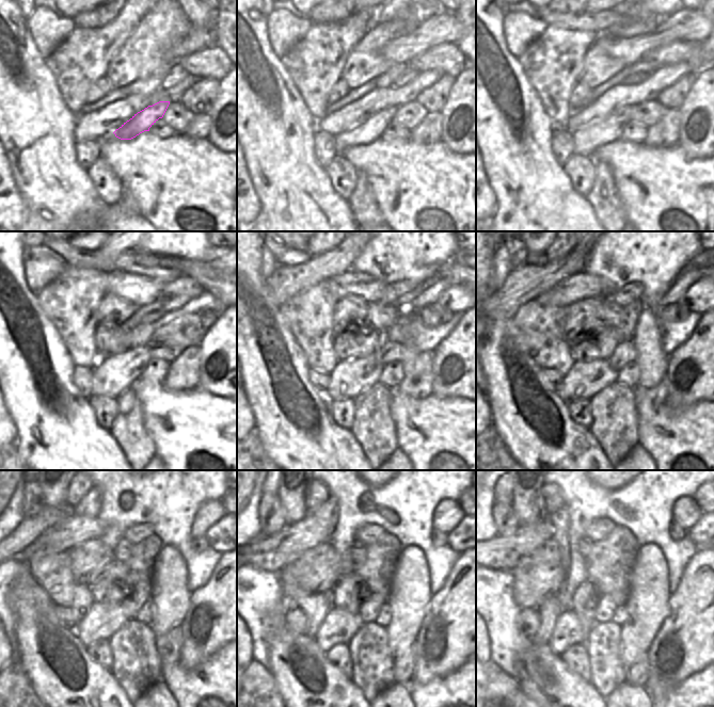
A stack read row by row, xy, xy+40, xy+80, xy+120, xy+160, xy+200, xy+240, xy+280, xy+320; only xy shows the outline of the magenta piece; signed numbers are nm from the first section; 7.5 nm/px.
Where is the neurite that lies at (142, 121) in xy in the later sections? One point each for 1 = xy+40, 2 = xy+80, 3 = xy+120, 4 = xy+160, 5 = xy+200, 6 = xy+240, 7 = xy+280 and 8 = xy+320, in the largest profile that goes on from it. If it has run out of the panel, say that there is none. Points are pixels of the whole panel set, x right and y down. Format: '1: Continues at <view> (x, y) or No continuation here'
1: Continues at xy+40 (371, 129)
2: Continues at xy+80 (586, 140)
3: Continues at xy+120 (113, 374)
4: Continues at xy+160 (349, 378)
5: Continues at xy+200 (585, 379)
6: Continues at xy+240 (104, 620)
7: Continues at xy+280 (338, 626)
8: Continues at xy+320 (568, 631).

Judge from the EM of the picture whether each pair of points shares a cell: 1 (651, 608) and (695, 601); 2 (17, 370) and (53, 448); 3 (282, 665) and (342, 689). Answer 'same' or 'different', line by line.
1: different
2: same
3: same

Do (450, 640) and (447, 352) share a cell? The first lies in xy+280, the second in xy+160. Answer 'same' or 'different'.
same

